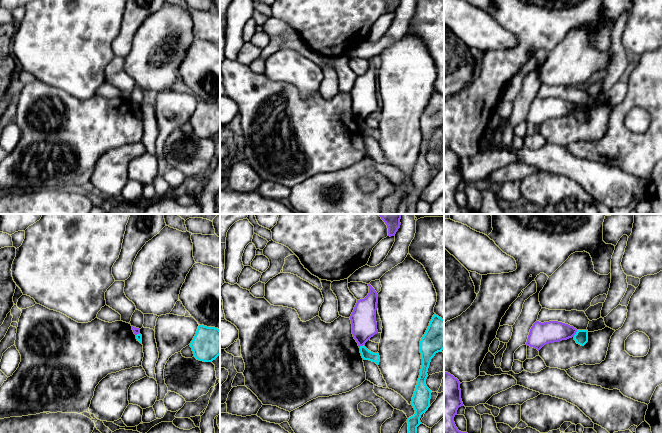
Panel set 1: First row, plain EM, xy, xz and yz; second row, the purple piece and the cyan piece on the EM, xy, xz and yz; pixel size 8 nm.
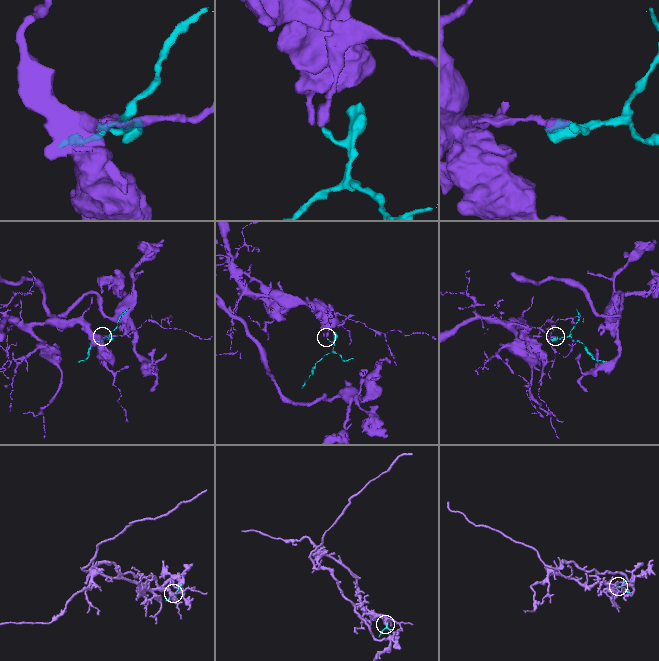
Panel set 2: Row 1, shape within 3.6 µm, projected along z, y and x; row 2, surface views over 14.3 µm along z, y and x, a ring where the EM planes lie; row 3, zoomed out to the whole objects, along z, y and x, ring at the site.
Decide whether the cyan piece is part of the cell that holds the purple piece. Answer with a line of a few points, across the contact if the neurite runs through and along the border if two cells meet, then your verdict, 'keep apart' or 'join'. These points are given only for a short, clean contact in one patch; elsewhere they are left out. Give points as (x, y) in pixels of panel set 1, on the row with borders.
line yz (577, 330), (573, 336); keep apart

